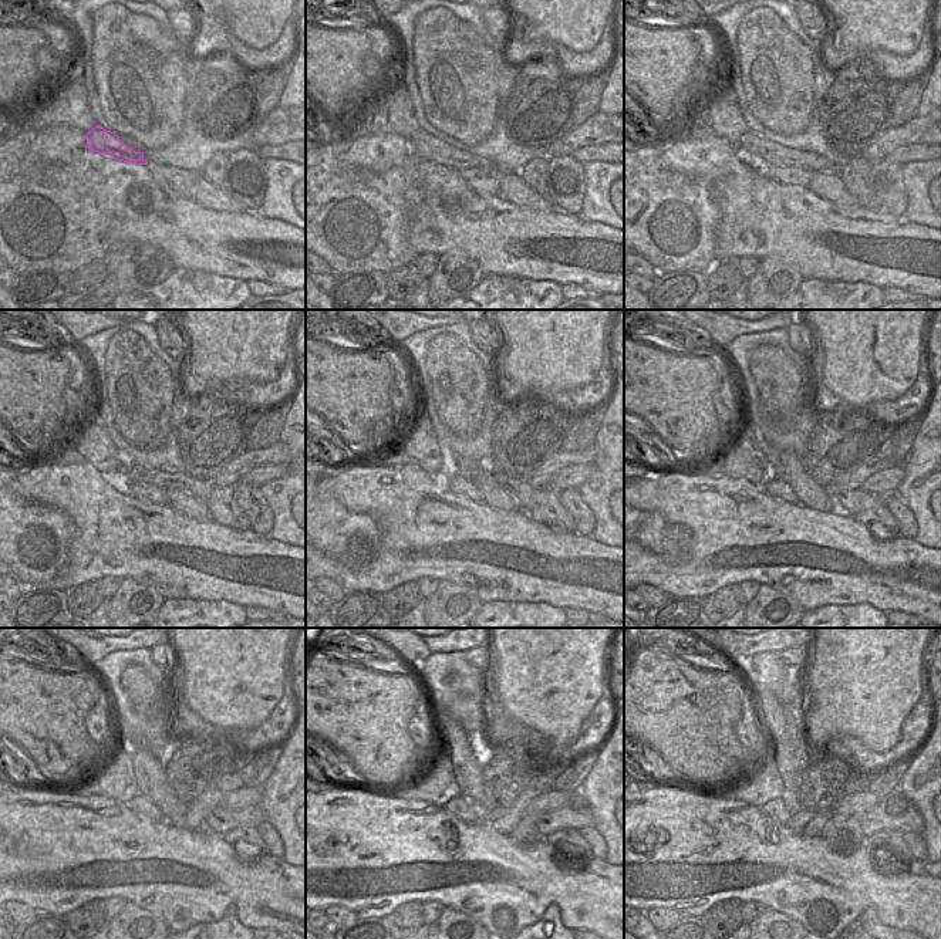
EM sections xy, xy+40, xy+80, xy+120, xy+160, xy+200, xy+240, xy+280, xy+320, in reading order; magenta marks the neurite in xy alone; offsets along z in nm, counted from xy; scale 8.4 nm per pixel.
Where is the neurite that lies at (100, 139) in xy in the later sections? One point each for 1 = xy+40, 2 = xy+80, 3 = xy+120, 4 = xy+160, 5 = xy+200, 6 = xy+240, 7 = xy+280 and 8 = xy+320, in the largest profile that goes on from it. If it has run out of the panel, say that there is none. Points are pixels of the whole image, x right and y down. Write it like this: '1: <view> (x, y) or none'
1: xy+40 (422, 144)
2: xy+80 (759, 154)
3: xy+120 (121, 480)
4: xy+160 (519, 489)
5: xy+200 (850, 500)
6: xy+240 (221, 820)
7: xy+280 (577, 814)
8: xy+320 (896, 811)

